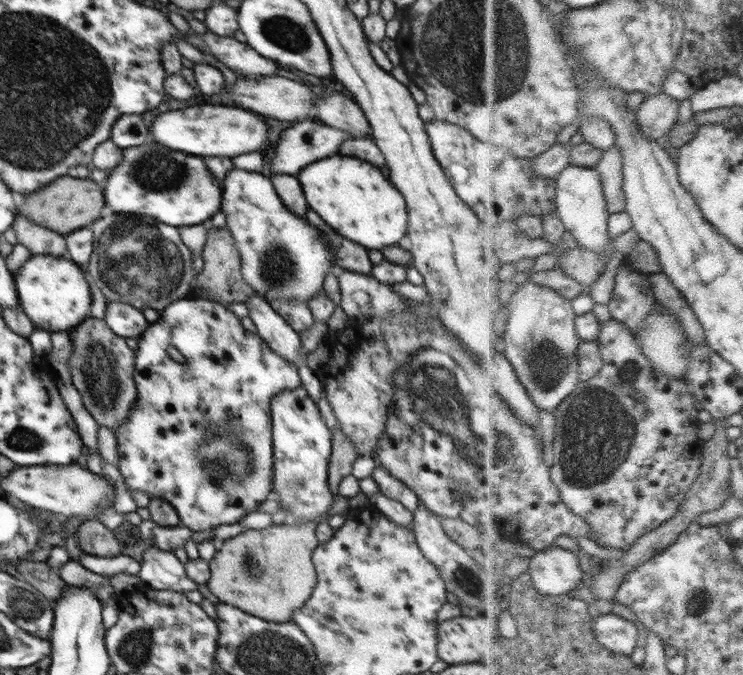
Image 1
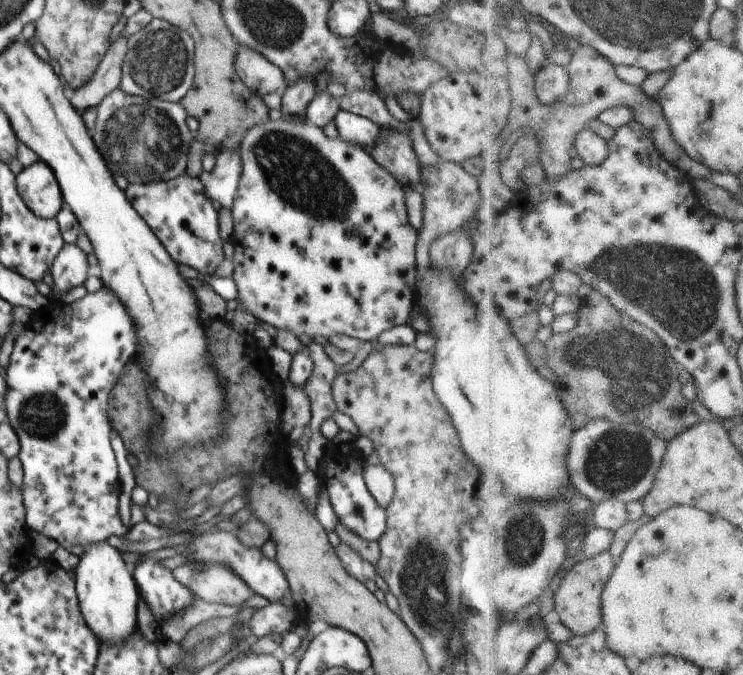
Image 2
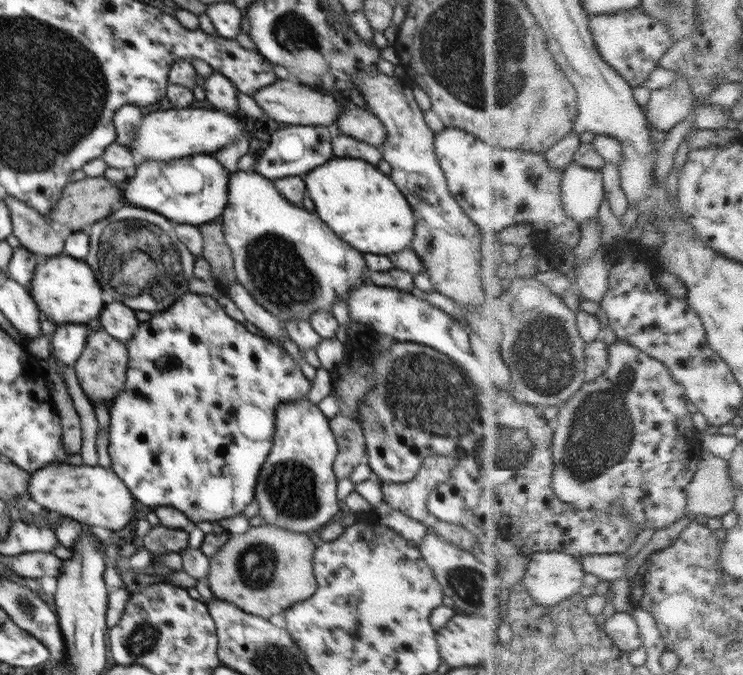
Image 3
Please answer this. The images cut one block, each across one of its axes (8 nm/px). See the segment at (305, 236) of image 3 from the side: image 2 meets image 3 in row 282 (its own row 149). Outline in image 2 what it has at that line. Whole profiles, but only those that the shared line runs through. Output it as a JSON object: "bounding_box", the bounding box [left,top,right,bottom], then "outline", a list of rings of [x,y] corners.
{"bounding_box":[232,119,418,342],"outline":[[[267,119],[245,132],[238,146],[241,156],[242,174],[239,180],[238,198],[232,208],[233,216],[233,279],[237,286],[239,307],[253,314],[258,321],[267,322],[278,331],[286,331],[300,336],[308,334],[312,338],[334,334],[347,334],[362,342],[374,341],[384,331],[407,324],[413,315],[417,294],[417,273],[415,272],[415,248],[418,230],[414,229],[406,215],[404,188],[371,156],[368,150],[347,143],[342,138],[331,139],[323,129],[310,123],[297,123],[290,119]]]}

